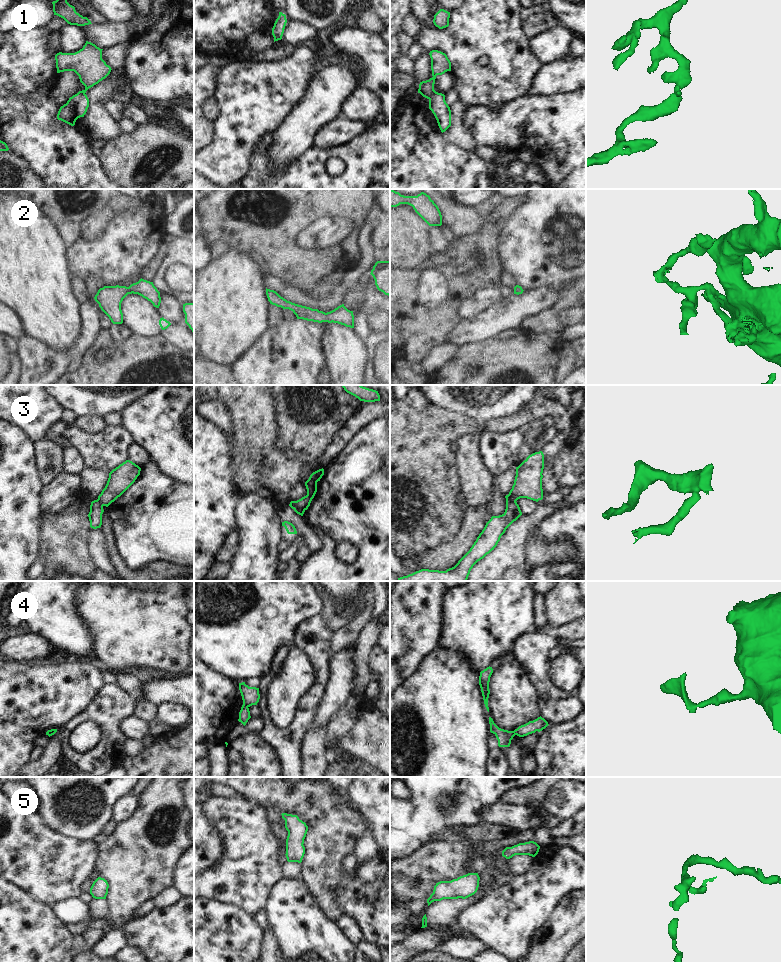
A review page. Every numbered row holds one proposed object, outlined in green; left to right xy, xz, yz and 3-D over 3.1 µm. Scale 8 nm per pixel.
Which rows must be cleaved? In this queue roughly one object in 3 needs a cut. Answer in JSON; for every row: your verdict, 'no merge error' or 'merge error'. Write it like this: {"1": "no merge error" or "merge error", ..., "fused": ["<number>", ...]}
{"1": "merge error", "2": "no merge error", "3": "merge error", "4": "merge error", "5": "no merge error", "fused": ["1", "3", "4"]}

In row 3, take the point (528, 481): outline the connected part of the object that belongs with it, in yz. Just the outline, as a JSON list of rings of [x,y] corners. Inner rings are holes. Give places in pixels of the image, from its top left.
[[[542,451],[529,455],[518,467],[514,484],[506,501],[516,502],[527,498],[538,502],[543,499],[542,478],[544,469],[544,454]]]

